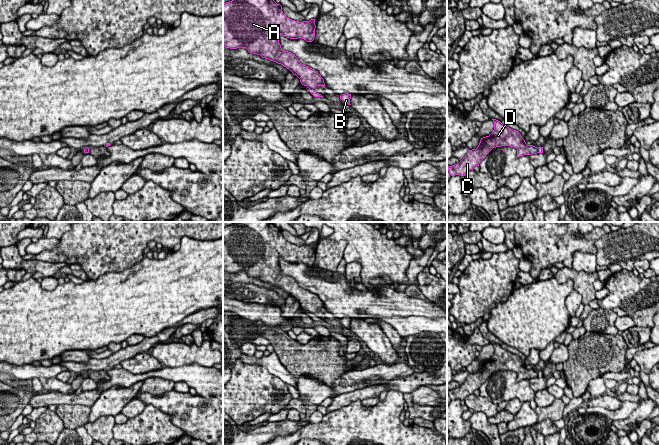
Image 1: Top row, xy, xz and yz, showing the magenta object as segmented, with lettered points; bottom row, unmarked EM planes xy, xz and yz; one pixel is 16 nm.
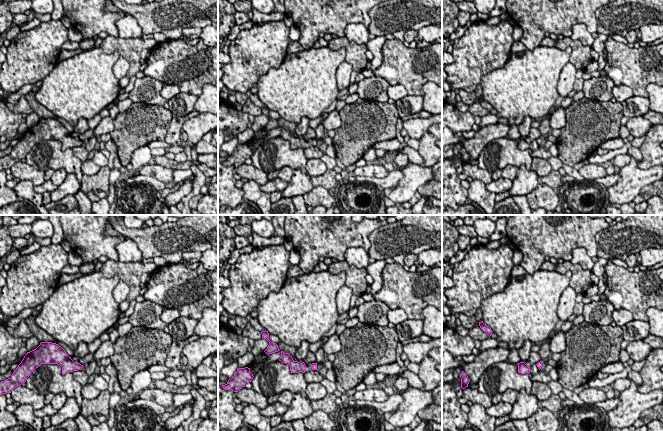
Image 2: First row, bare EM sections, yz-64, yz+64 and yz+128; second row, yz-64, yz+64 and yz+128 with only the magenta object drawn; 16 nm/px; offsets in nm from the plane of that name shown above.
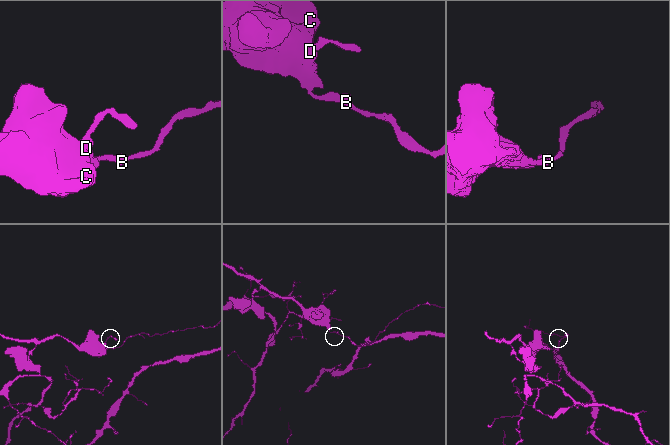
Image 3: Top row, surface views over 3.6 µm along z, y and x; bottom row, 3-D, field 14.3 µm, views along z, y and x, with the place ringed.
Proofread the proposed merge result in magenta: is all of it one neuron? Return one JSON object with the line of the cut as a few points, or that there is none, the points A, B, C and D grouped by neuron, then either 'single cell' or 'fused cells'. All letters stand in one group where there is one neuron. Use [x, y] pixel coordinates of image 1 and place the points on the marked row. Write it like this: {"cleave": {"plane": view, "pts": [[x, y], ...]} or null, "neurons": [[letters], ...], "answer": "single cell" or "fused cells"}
{"cleave": {"plane": "yz", "pts": [[537, 148], [538, 152]]}, "neurons": [["A", "C", "D"], ["B"]], "answer": "fused cells"}

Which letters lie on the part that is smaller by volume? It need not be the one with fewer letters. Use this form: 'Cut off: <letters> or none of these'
Cut off: B

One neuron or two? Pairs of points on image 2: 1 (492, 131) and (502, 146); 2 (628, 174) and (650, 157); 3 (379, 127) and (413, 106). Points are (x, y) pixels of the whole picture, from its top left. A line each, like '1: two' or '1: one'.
1: two
2: two
3: two

